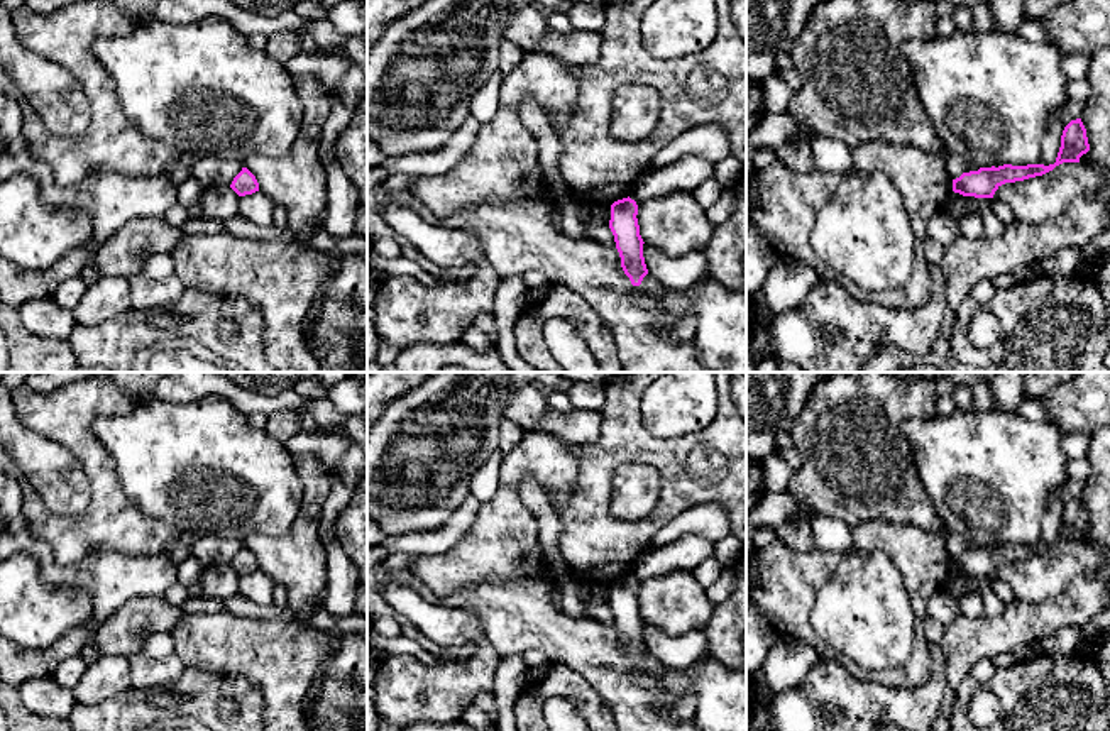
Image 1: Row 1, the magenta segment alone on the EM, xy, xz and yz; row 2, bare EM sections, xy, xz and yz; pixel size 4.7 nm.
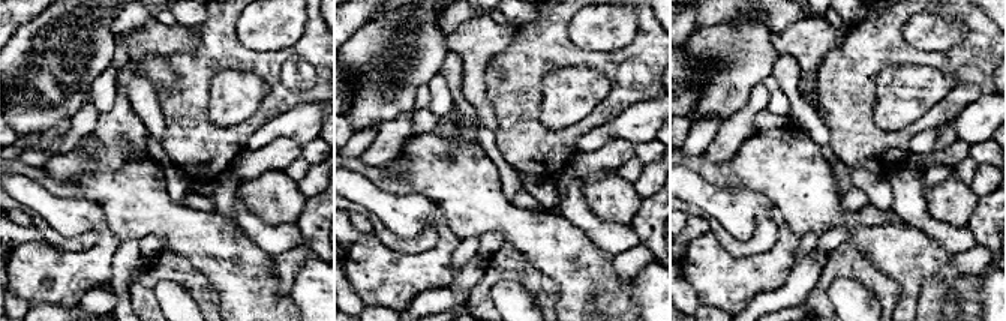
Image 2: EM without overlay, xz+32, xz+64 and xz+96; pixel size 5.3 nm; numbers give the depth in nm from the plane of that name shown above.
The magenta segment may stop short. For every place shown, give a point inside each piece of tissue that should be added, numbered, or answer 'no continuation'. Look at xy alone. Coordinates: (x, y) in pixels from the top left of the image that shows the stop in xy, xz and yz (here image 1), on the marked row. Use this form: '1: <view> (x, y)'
no continuation

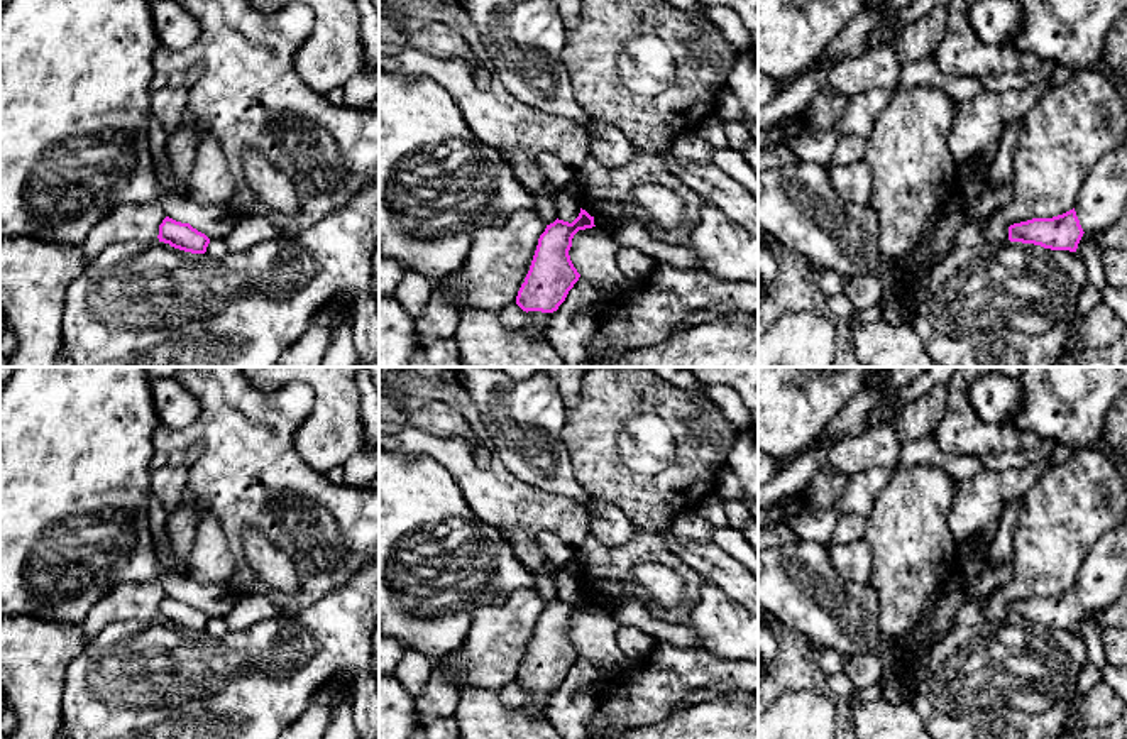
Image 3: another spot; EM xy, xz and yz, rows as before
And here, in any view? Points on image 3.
1: yz (1100, 202)

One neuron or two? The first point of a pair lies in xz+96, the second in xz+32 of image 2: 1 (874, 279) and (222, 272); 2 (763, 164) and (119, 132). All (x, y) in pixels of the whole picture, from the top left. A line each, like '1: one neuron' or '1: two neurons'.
1: two neurons
2: two neurons

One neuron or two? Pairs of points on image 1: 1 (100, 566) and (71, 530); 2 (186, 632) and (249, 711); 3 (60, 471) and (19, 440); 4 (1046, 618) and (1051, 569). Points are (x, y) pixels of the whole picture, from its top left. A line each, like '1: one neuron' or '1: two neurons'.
1: two neurons
2: two neurons
3: one neuron
4: two neurons

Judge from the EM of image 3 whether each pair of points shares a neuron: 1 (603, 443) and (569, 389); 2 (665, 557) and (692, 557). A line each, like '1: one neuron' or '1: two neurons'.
1: two neurons
2: two neurons

